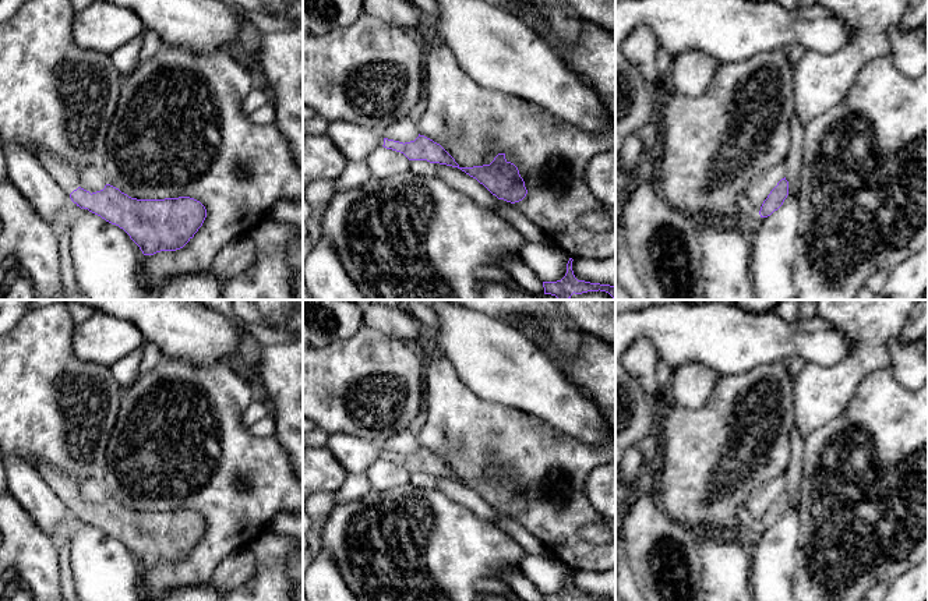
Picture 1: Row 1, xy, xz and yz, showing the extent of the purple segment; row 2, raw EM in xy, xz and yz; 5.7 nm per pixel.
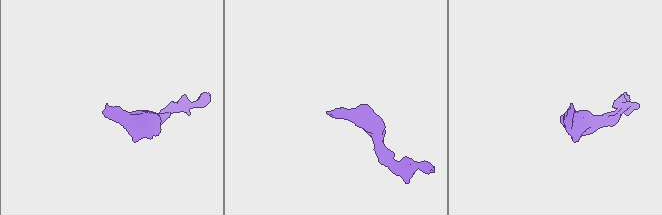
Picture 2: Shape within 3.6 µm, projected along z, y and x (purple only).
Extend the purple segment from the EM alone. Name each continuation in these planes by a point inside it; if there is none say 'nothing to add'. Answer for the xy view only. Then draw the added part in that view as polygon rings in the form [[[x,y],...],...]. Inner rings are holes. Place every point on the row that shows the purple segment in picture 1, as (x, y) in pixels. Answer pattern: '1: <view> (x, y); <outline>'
1: xy (67, 176); [[[38,152],[36,158],[68,195],[80,187],[80,167],[73,163],[66,163],[47,152]]]

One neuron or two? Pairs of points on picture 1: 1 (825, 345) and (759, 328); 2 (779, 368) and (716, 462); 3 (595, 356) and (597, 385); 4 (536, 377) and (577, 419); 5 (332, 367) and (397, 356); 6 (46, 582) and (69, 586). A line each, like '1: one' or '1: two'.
1: one
2: one
3: one
4: one
5: one
6: two

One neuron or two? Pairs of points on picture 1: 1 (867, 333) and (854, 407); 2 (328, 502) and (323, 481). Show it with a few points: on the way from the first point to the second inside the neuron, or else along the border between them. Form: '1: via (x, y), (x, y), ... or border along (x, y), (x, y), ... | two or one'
1: via (867, 352), (861, 389) | one
2: border along (317, 491), (334, 492) | two

